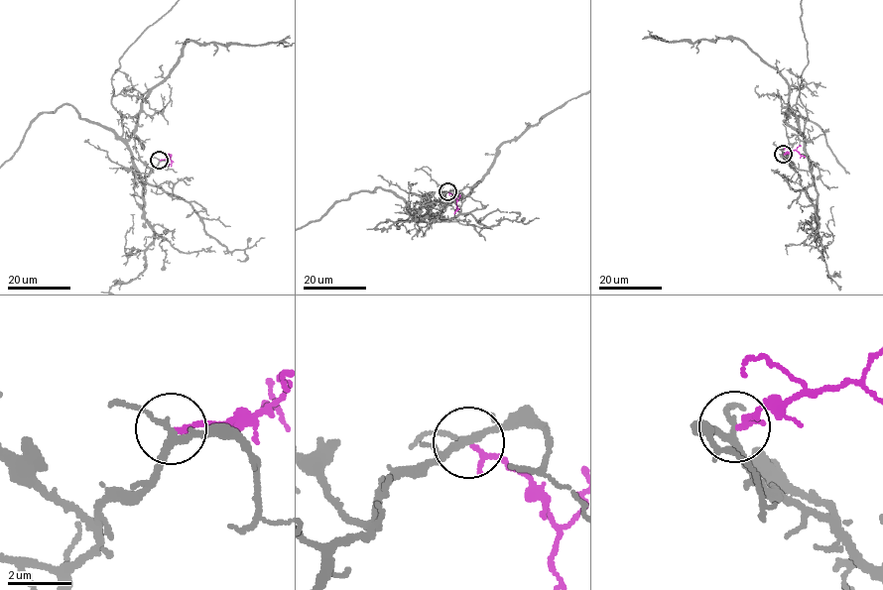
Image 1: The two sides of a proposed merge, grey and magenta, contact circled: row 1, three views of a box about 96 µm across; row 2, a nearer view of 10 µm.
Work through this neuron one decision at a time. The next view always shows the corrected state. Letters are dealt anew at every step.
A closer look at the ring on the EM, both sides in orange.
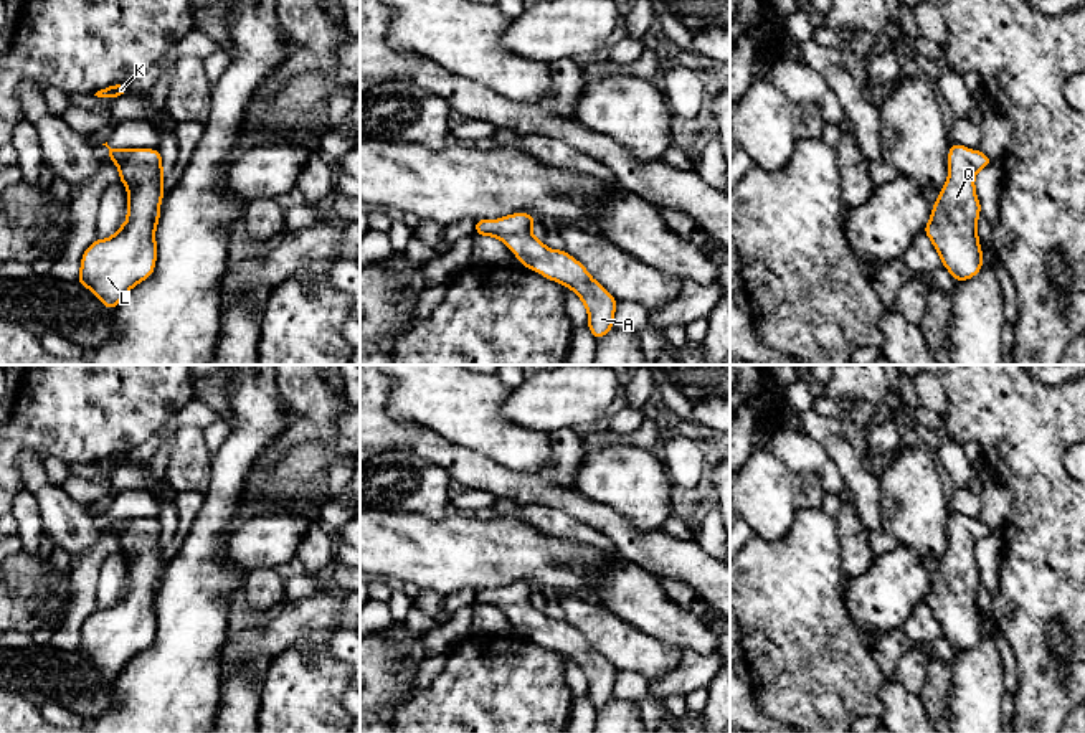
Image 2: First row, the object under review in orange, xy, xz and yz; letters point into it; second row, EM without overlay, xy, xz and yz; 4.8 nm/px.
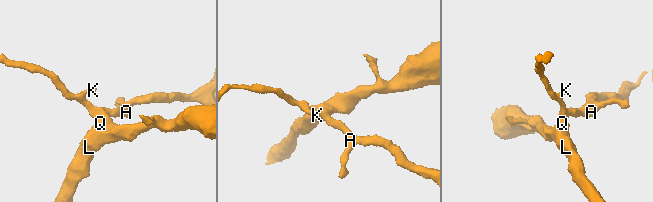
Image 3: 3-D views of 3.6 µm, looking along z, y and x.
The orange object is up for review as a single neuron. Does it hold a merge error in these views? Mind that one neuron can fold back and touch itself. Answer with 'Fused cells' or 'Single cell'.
Single cell

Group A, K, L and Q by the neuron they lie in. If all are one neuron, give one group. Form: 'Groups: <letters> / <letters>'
Groups: A K L Q

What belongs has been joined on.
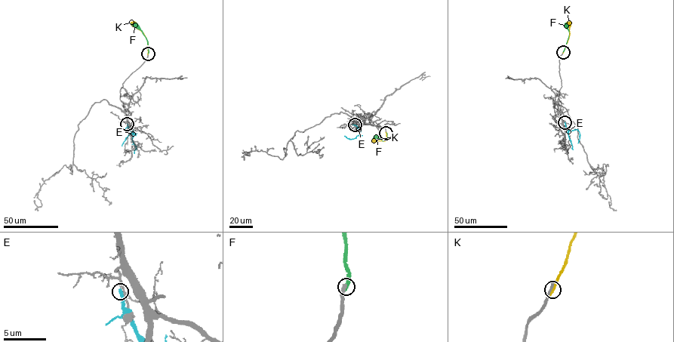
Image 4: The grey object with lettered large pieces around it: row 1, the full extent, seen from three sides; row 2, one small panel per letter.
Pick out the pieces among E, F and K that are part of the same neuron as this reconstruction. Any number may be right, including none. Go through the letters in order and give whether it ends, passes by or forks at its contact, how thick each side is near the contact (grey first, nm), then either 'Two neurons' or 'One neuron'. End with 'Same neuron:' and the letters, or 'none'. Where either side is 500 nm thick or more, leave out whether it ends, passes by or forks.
E: It ends there. Thickness 140 nm (grey) against 280 nm. Two neurons
F: It ends there. Thickness 300 nm (grey) against 320 nm. Two neurons
K: It ends there. Thickness 400 nm (grey) against 360 nm. Two neurons
Same neuron: none

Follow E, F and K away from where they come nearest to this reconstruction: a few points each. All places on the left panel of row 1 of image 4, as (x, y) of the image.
E: (127, 124), (130, 130), (135, 134), (128, 135), (121, 146)
F: (148, 53), (146, 37), (130, 23)
K: (148, 53), (146, 36), (130, 22)

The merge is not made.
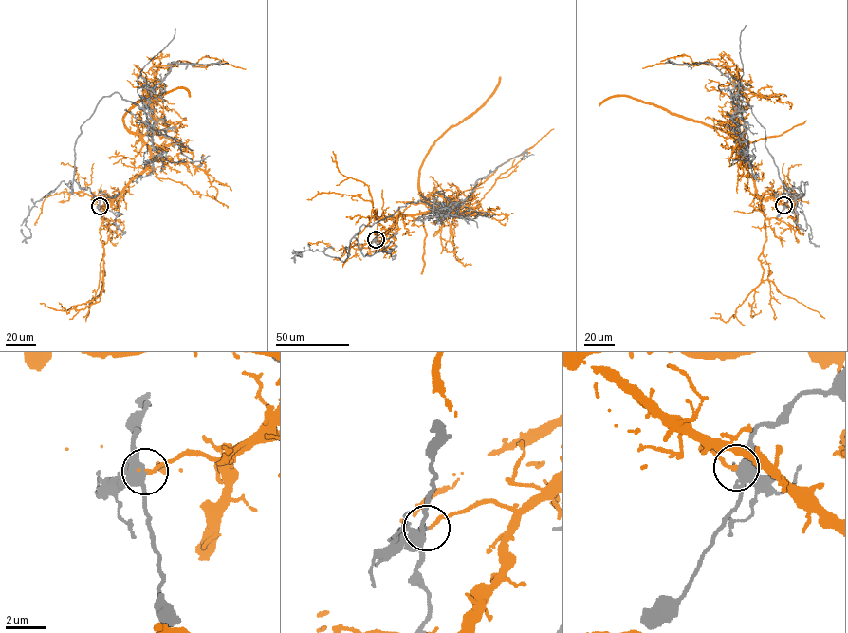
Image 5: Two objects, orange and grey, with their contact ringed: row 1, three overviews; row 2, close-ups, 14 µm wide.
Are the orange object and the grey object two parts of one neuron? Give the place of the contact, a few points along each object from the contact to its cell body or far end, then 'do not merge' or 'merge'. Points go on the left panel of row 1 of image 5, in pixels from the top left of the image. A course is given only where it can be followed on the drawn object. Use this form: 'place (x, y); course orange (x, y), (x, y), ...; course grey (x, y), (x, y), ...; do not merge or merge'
place (100, 206); course orange (100, 206), (117, 197), (150, 159), (142, 137), (152, 118), (151, 67), (218, 63), (246, 69); course grey (100, 206), (73, 175), (81, 126), (101, 99), (118, 92), (144, 109), (172, 63), (228, 63); do not merge

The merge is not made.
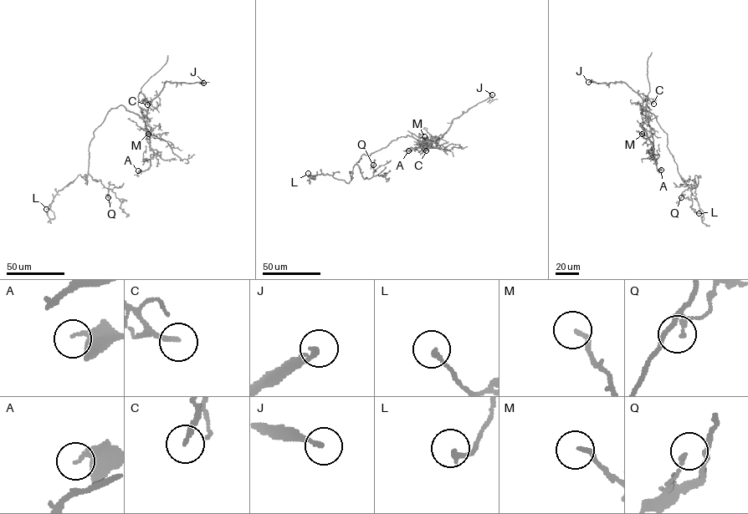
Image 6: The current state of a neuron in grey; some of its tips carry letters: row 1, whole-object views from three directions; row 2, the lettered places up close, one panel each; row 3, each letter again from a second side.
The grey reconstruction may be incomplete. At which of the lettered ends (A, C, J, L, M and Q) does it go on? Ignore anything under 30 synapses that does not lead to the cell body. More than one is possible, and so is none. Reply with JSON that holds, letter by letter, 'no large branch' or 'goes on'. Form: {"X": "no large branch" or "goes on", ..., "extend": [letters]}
{"A": "no large branch", "C": "no large branch", "J": "goes on", "L": "no large branch", "M": "no large branch", "Q": "no large branch", "extend": ["J"]}

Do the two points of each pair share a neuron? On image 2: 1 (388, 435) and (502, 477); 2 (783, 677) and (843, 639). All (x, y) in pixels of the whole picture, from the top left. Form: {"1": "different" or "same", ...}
{"1": "same", "2": "same"}

